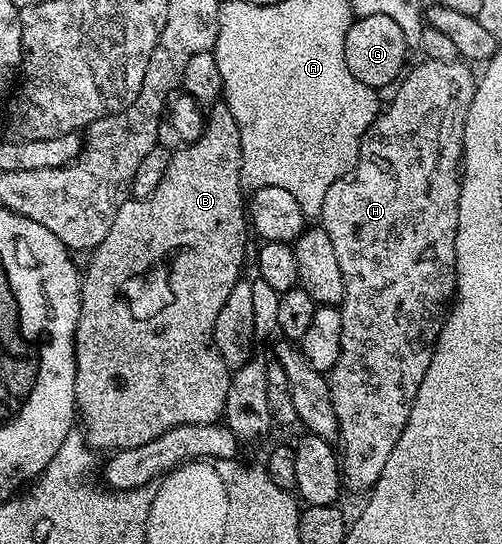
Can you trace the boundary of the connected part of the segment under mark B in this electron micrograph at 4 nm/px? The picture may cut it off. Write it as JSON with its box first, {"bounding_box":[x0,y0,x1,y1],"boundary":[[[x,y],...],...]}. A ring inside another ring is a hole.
{"bounding_box":[75,101,249,449],"boundary":[[[220,101],[220,102],[218,102],[218,103],[216,103],[216,104],[215,104],[215,106],[214,106],[214,107],[212,107],[212,108],[210,108],[210,110],[208,110],[208,111],[207,111],[207,112],[206,112],[206,115],[205,115],[205,122],[204,122],[204,123],[203,123],[203,124],[202,124],[202,127],[201,127],[201,130],[200,130],[200,132],[199,132],[199,139],[198,139],[198,141],[197,141],[197,142],[195,142],[195,143],[193,143],[193,144],[190,144],[190,145],[183,145],[183,146],[180,146],[180,148],[181,148],[181,149],[180,149],[180,151],[179,151],[179,152],[178,152],[178,151],[177,151],[177,150],[176,150],[176,151],[175,151],[175,152],[174,152],[174,154],[172,154],[172,157],[171,157],[171,160],[170,160],[170,161],[169,161],[169,169],[165,169],[165,177],[164,177],[164,178],[163,178],[163,180],[162,180],[162,181],[161,181],[161,185],[157,185],[157,189],[153,189],[153,193],[149,193],[149,197],[145,197],[145,198],[144,198],[144,199],[137,199],[137,198],[134,198],[134,197],[128,197],[128,198],[126,198],[126,199],[124,199],[124,201],[123,201],[123,203],[122,203],[122,205],[120,205],[120,207],[119,207],[119,208],[118,208],[118,209],[117,209],[117,217],[113,217],[113,229],[109,229],[109,233],[105,233],[105,241],[101,241],[101,242],[100,242],[100,243],[98,243],[98,244],[97,244],[97,245],[96,245],[96,246],[95,246],[95,250],[94,250],[94,251],[92,251],[92,252],[90,252],[90,255],[89,255],[89,258],[88,258],[88,259],[91,259],[91,260],[89,260],[89,261],[88,261],[88,263],[87,263],[87,271],[86,271],[86,267],[85,267],[85,274],[84,274],[84,275],[83,275],[83,276],[82,276],[82,279],[81,279],[81,298],[80,298],[80,301],[79,301],[79,320],[78,320],[78,321],[77,321],[77,325],[76,325],[76,326],[75,326],[75,405],[76,405],[76,408],[77,408],[77,415],[78,415],[78,418],[79,418],[79,419],[80,419],[80,420],[81,420],[81,423],[82,423],[82,419],[83,419],[83,423],[84,423],[84,425],[83,425],[83,424],[82,424],[82,426],[83,426],[83,427],[84,427],[84,428],[85,428],[85,438],[86,438],[86,440],[87,440],[87,442],[88,442],[88,444],[90,444],[90,446],[91,446],[91,447],[92,447],[92,448],[95,448],[95,447],[111,447],[111,448],[110,448],[110,449],[126,449],[126,448],[129,448],[129,447],[140,447],[140,446],[141,446],[141,445],[145,445],[145,444],[146,444],[146,443],[148,443],[148,442],[149,442],[149,441],[153,441],[153,440],[154,440],[154,439],[156,439],[156,438],[157,438],[157,437],[161,437],[161,436],[162,436],[162,435],[163,435],[163,434],[165,434],[165,432],[166,432],[166,431],[168,431],[168,430],[169,430],[169,429],[173,429],[173,428],[174,428],[174,427],[176,427],[176,426],[177,426],[177,425],[185,425],[185,424],[186,424],[186,423],[218,423],[218,422],[220,422],[220,419],[221,419],[221,416],[222,416],[222,415],[223,415],[223,410],[224,410],[224,409],[225,409],[225,405],[226,405],[226,404],[227,404],[227,394],[228,394],[228,393],[229,393],[229,385],[230,385],[230,384],[231,384],[231,377],[232,377],[232,372],[231,372],[231,371],[230,371],[230,370],[229,370],[229,369],[228,369],[228,367],[227,367],[227,366],[226,366],[226,365],[225,365],[225,361],[221,361],[221,353],[217,353],[217,345],[216,345],[216,344],[215,344],[215,322],[216,322],[216,321],[217,321],[217,313],[221,313],[221,305],[225,305],[225,301],[226,301],[226,300],[227,300],[227,298],[229,298],[229,292],[230,292],[230,291],[231,291],[231,290],[232,290],[232,289],[233,289],[233,285],[237,285],[237,284],[238,284],[238,283],[239,283],[239,281],[240,281],[240,278],[241,278],[241,276],[242,276],[242,275],[243,275],[243,274],[244,274],[244,271],[243,271],[243,242],[245,242],[245,241],[246,241],[246,239],[247,239],[247,235],[248,235],[248,236],[249,236],[249,215],[248,215],[248,212],[247,212],[247,211],[246,211],[246,210],[245,210],[245,192],[244,192],[244,189],[243,189],[243,186],[242,186],[242,185],[241,185],[241,161],[242,161],[242,160],[243,160],[243,154],[242,154],[242,153],[241,153],[241,133],[240,133],[240,132],[239,132],[239,130],[238,130],[238,129],[237,129],[237,121],[236,121],[236,120],[235,120],[235,118],[234,118],[234,117],[233,117],[233,113],[232,113],[232,112],[231,112],[231,110],[230,110],[230,109],[229,109],[229,108],[228,108],[228,107],[227,107],[227,104],[226,104],[226,102],[223,102],[223,101]],[[167,293],[171,293],[171,389],[157,389],[157,373],[151,373],[151,307],[167,307]]]}

